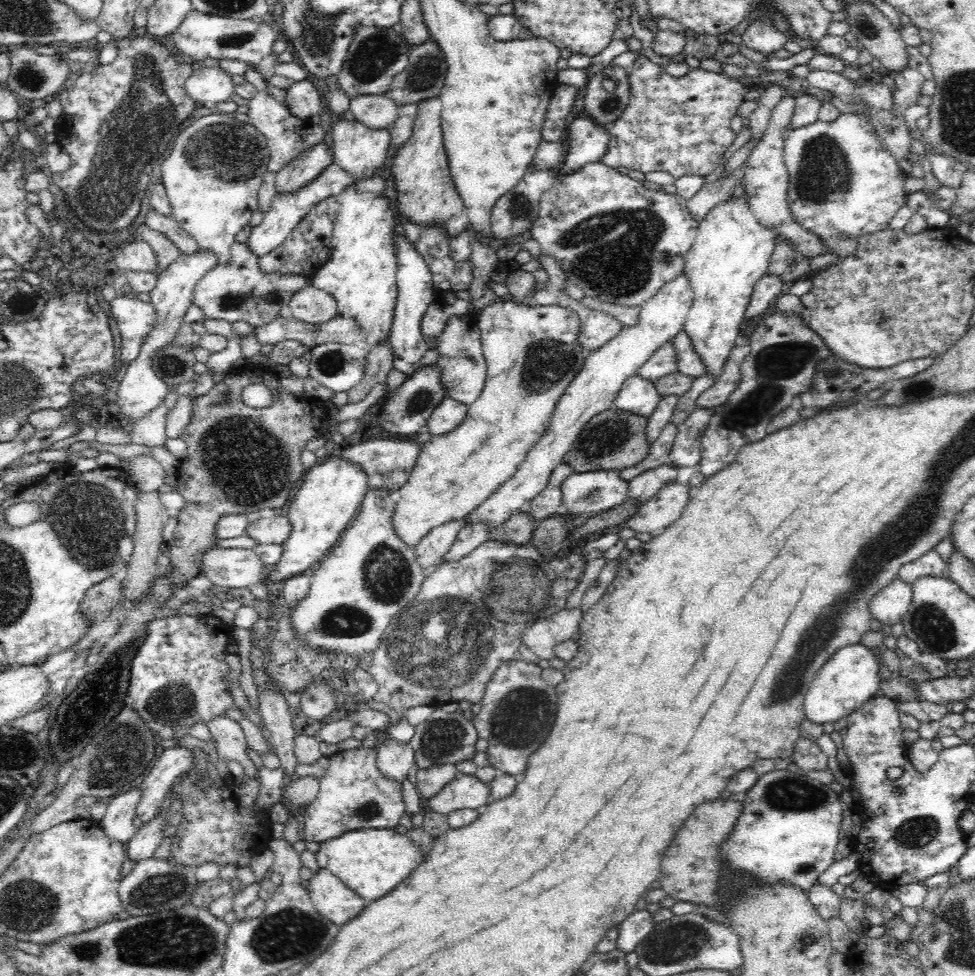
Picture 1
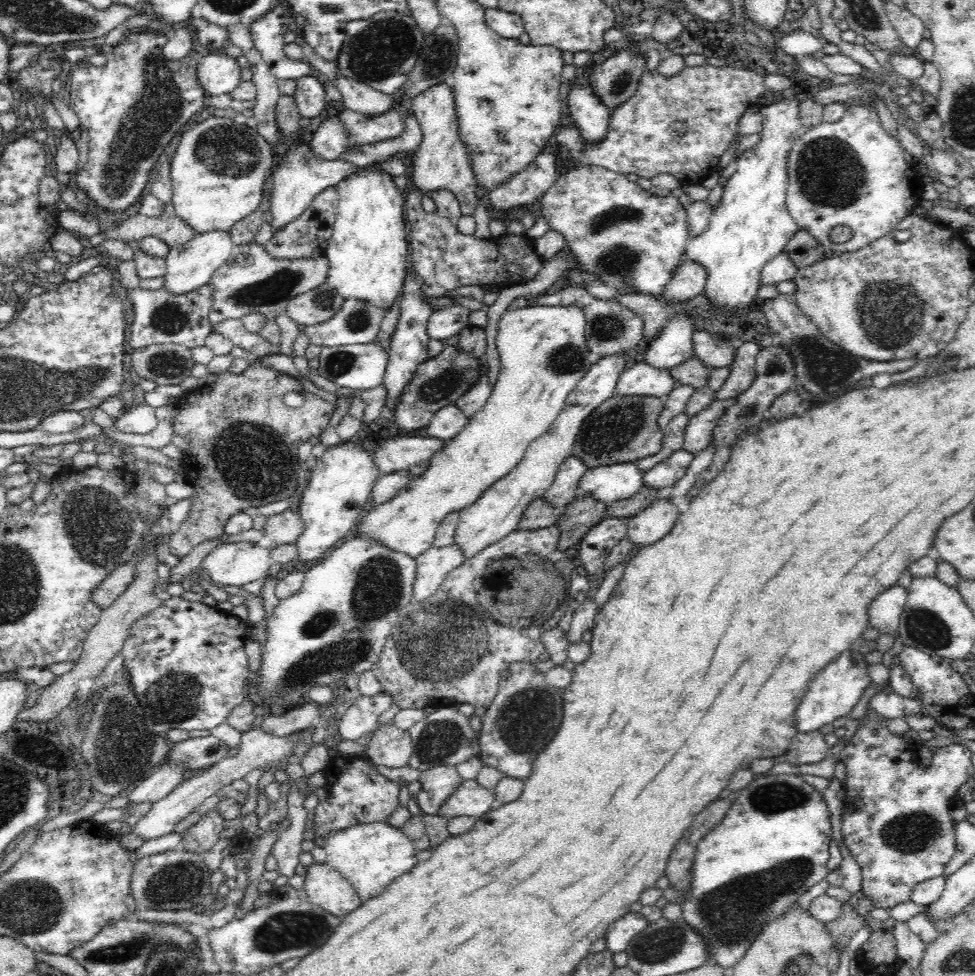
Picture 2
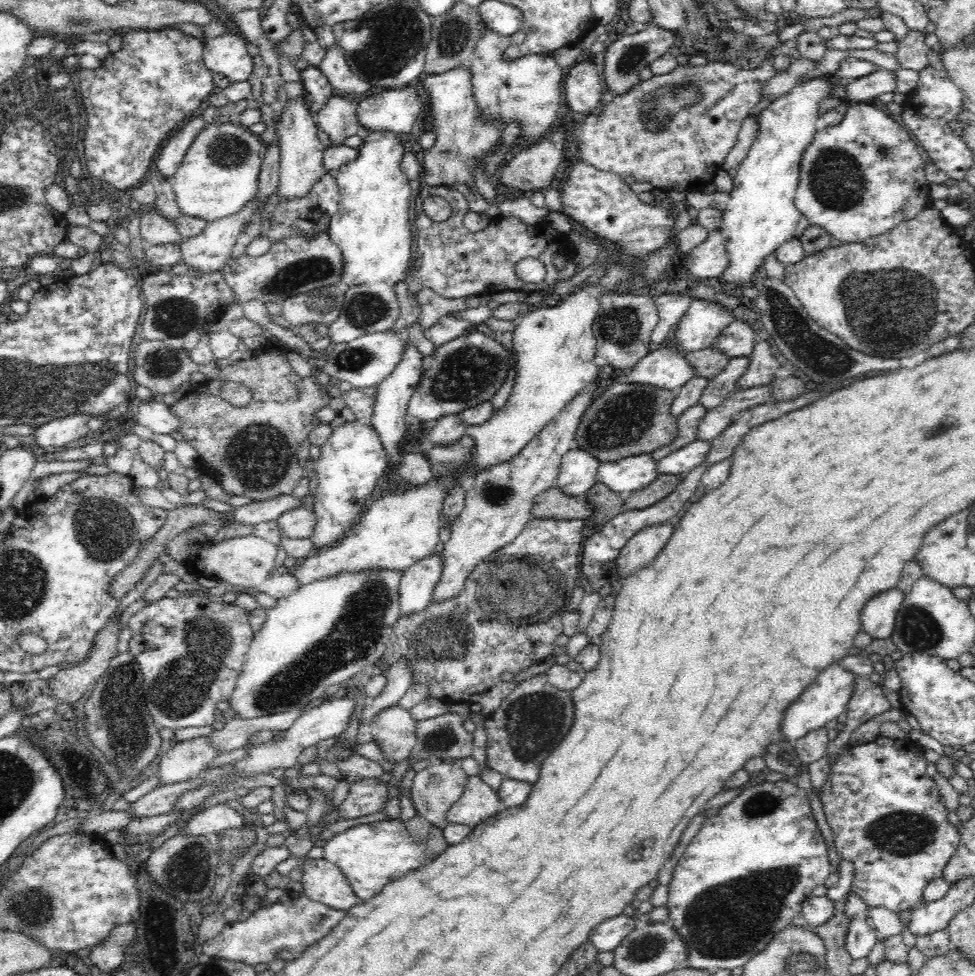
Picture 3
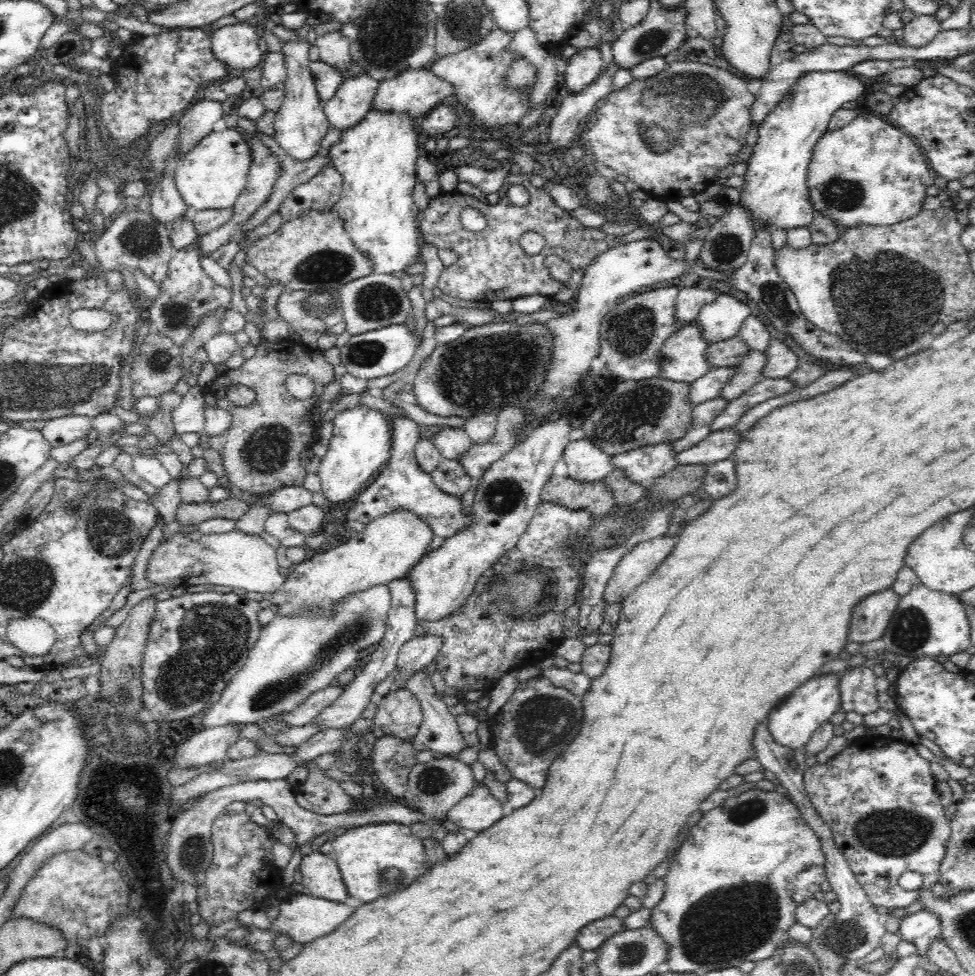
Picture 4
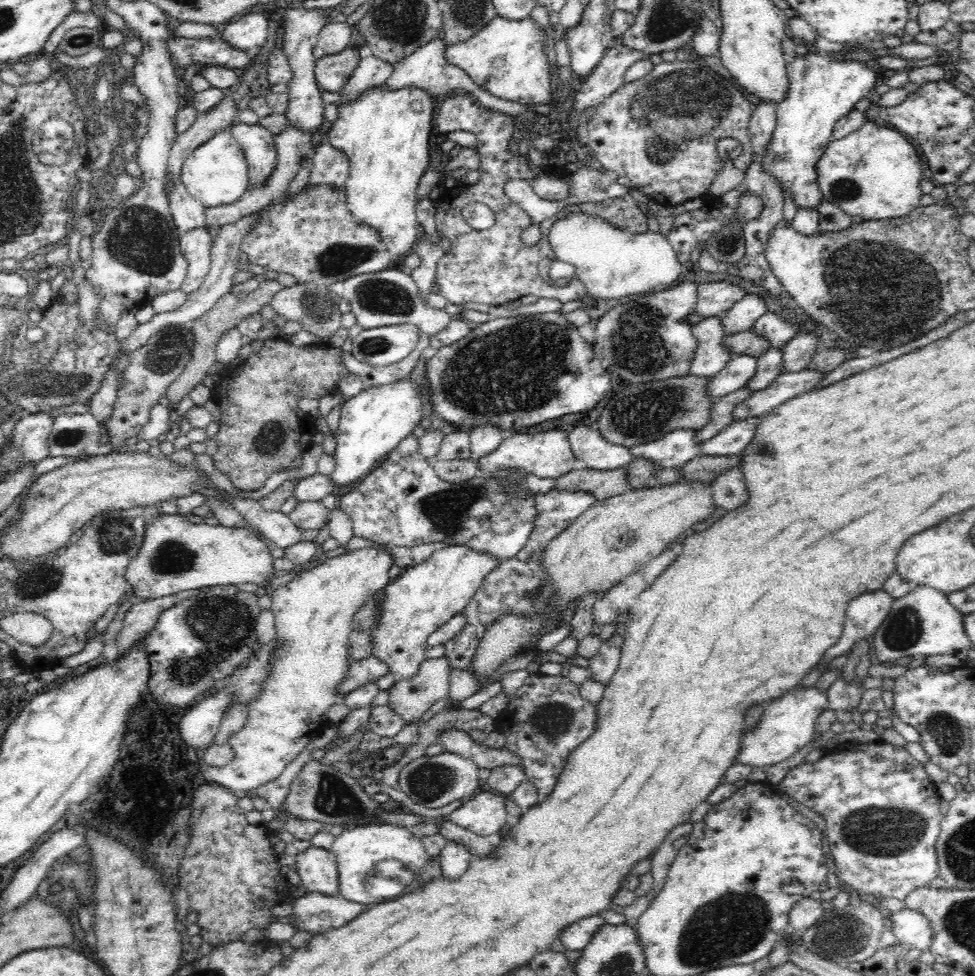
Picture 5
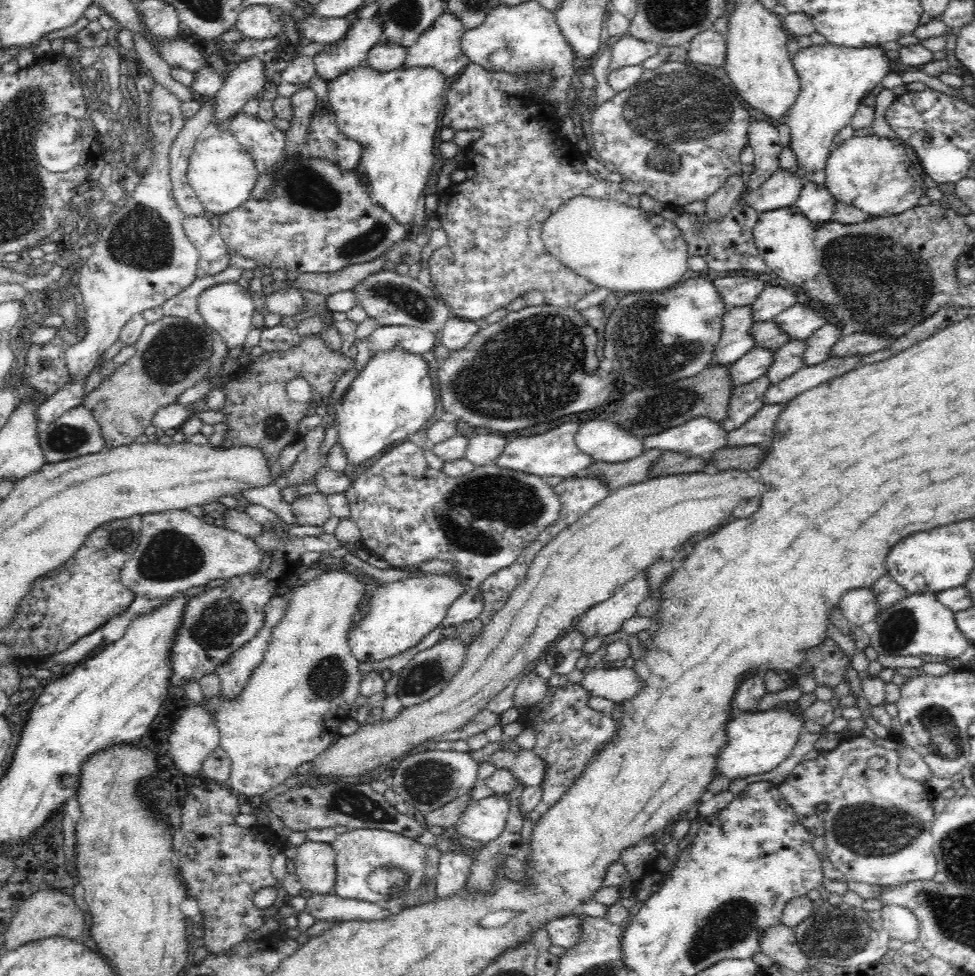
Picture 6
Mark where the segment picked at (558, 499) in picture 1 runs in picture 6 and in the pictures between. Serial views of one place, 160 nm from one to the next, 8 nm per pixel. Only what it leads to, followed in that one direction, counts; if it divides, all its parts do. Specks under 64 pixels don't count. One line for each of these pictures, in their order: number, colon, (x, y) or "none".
2: (564, 489)
3: (577, 474)
4: (585, 461)
5: (592, 450)
6: (606, 441)

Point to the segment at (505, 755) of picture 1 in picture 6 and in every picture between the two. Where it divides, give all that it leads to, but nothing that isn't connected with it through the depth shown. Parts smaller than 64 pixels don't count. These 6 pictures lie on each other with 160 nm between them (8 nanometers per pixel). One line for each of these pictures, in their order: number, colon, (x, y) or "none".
2: (526, 712)
3: (533, 718)
4: (540, 719)
5: (547, 719)
6: (570, 733)

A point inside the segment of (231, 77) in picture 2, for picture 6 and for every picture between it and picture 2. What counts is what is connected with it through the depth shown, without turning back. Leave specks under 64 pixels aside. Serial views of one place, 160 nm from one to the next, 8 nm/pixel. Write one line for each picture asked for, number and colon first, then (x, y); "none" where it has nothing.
3: (227, 54)
4: (237, 45)
5: (250, 30)
6: (254, 22)

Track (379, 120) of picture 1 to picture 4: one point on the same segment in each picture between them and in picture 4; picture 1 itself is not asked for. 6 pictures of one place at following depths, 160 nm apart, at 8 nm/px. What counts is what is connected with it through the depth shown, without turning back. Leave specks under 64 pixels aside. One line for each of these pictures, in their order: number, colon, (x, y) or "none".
2: (357, 96)
3: (334, 65)
4: (334, 48)

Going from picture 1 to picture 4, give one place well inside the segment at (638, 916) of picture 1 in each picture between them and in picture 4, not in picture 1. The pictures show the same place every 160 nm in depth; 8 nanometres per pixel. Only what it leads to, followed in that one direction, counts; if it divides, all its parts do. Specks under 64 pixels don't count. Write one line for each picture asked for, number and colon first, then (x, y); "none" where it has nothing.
2: (618, 935)
3: (606, 936)
4: (592, 936)

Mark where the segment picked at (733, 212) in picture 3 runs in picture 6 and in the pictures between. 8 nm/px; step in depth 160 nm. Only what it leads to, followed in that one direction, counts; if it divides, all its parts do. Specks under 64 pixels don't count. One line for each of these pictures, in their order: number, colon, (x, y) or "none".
4: (775, 193)
5: (822, 89)
6: (834, 80)

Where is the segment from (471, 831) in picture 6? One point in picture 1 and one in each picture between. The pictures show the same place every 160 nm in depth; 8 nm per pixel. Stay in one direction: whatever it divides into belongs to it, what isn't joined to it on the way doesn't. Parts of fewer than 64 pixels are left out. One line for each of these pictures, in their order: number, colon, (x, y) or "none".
1: (465, 791)
2: (470, 799)
3: (479, 802)
4: (476, 812)
5: (484, 814)

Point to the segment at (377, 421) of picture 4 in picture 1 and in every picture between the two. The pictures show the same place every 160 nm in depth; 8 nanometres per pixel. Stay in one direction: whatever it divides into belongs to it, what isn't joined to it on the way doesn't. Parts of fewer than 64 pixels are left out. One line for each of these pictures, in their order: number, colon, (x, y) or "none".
1: (327, 500)
2: (336, 496)
3: (352, 460)

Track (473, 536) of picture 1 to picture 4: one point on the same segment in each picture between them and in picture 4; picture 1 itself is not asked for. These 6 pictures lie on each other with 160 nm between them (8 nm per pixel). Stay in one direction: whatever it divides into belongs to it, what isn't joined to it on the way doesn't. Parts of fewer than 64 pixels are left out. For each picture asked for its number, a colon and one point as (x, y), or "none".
2: (433, 565)
3: (416, 585)
4: (401, 621)

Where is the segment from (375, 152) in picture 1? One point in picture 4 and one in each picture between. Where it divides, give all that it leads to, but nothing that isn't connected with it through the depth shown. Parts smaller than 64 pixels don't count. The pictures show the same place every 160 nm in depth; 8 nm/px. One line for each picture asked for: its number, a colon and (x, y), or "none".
2: (362, 129)
3: (394, 110)
4: (416, 92)

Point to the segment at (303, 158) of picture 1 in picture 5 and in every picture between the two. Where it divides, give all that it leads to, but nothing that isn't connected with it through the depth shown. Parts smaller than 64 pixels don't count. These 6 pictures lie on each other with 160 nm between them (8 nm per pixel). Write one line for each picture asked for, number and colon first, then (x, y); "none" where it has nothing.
2: (330, 140)
3: (337, 118)
4: (353, 99)
5: (371, 72)

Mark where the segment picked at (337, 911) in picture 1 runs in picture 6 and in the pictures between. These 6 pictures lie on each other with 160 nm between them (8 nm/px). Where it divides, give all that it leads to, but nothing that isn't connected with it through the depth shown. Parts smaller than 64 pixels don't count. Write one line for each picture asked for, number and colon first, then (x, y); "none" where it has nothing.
2: (325, 887)
3: (322, 880)
4: (321, 877)
5: (317, 868)
6: (315, 867)

